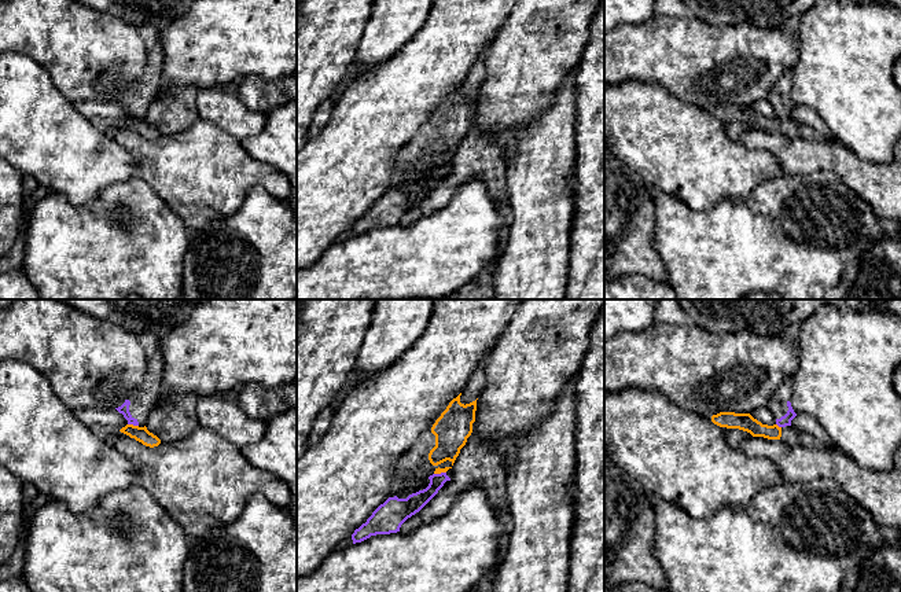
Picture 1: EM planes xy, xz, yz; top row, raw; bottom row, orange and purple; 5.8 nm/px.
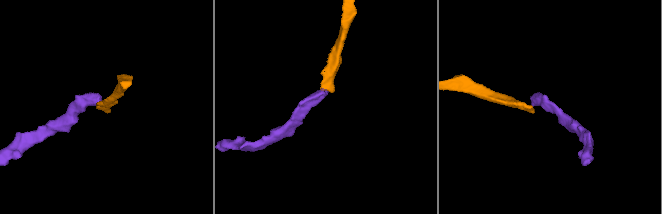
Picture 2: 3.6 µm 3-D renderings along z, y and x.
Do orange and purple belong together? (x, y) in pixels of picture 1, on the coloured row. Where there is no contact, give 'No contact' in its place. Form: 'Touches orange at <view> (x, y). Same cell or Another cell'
Touches orange at xy (132, 425). Another cell

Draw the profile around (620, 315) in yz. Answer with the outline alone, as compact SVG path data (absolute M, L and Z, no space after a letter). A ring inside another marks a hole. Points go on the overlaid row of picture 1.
M604 299L604 339L654 324L657 299Z

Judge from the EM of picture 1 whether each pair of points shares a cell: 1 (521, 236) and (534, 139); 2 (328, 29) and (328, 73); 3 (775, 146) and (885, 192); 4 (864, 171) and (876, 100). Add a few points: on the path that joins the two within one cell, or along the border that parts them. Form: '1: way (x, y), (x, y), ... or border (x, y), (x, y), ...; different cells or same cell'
1: way (534, 212), (534, 164); same cell
2: way (326, 40), (326, 62); same cell
3: way (802, 155), (831, 155), (846, 164), (857, 175); same cell
4: border (839, 142), (864, 160), (886, 164); different cells

